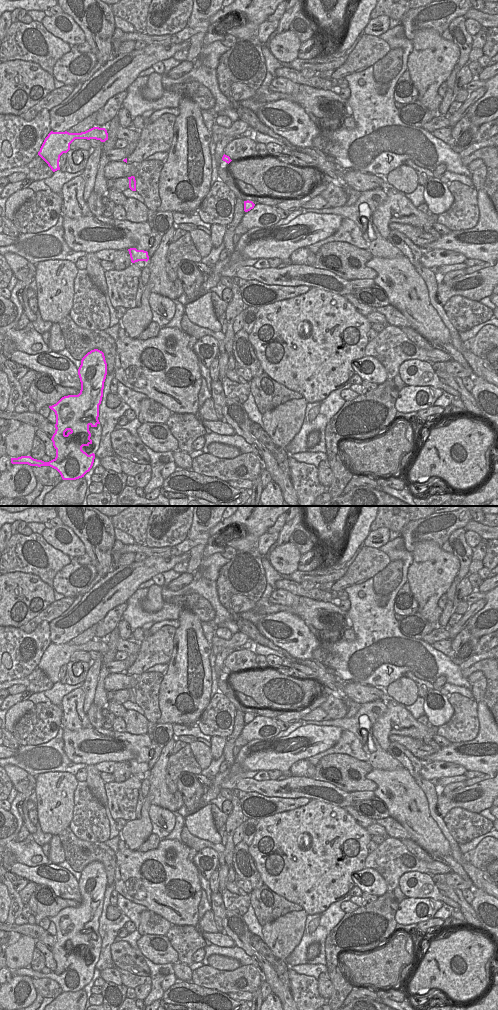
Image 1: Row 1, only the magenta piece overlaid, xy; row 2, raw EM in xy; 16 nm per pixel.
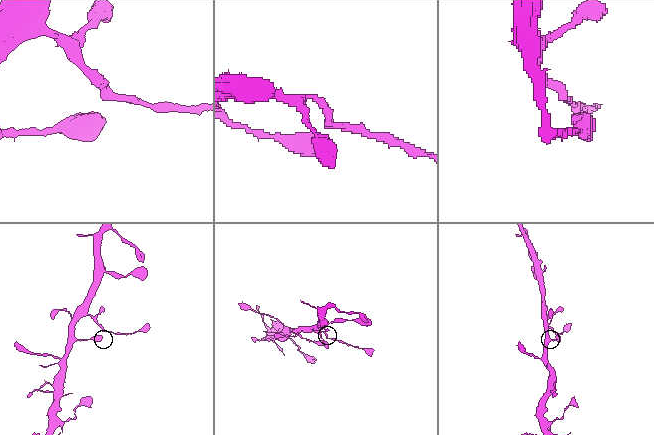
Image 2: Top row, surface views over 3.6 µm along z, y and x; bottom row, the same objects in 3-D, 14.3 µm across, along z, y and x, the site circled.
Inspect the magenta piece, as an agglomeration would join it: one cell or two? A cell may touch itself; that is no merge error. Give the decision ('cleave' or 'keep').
keep

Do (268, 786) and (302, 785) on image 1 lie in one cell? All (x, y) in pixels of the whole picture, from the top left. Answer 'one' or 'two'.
one

